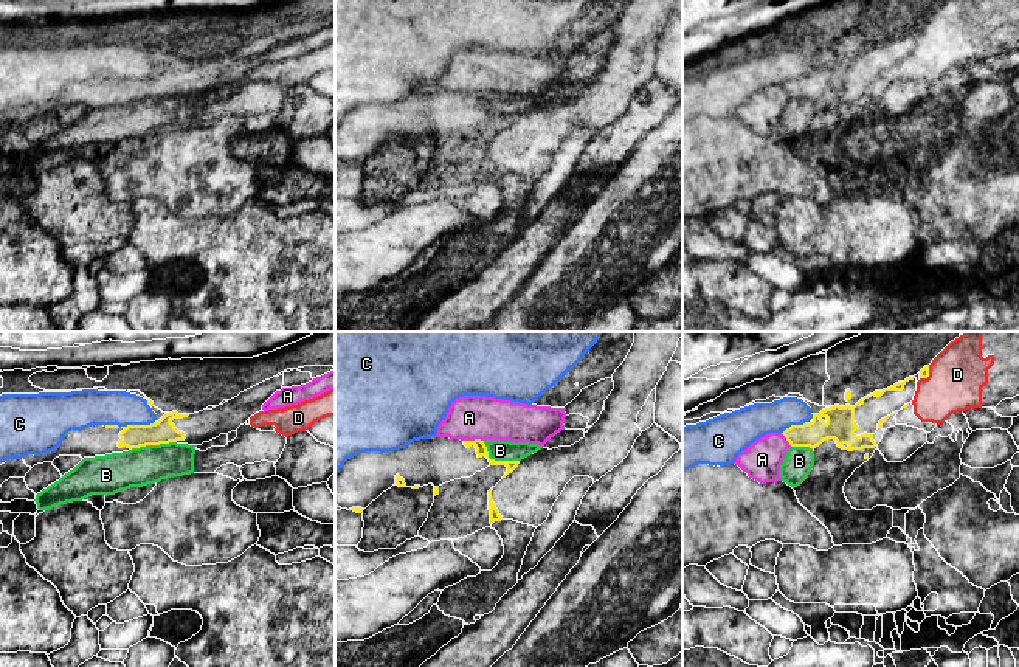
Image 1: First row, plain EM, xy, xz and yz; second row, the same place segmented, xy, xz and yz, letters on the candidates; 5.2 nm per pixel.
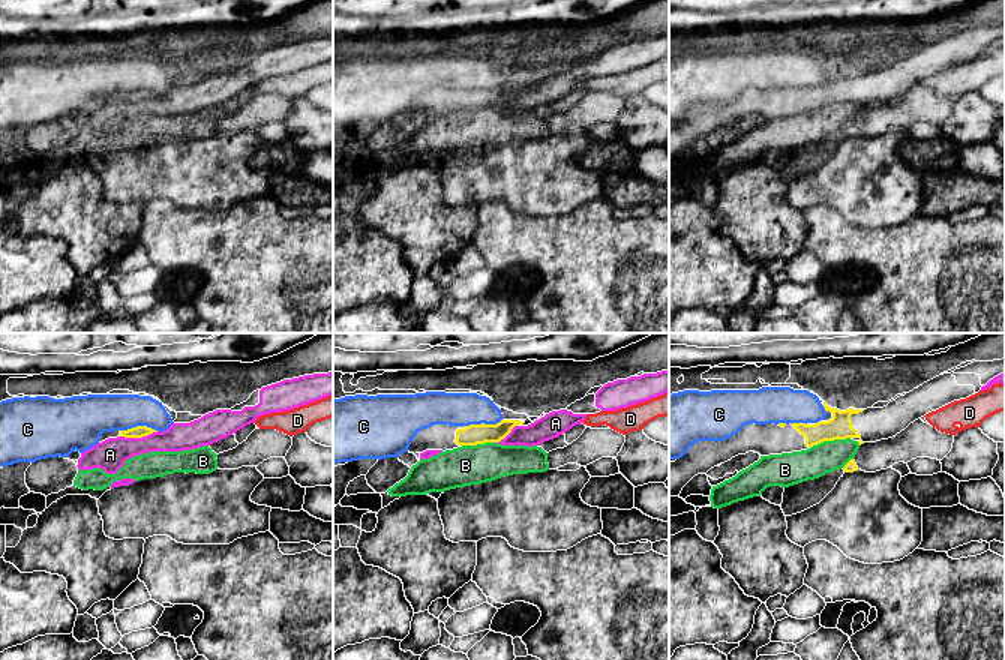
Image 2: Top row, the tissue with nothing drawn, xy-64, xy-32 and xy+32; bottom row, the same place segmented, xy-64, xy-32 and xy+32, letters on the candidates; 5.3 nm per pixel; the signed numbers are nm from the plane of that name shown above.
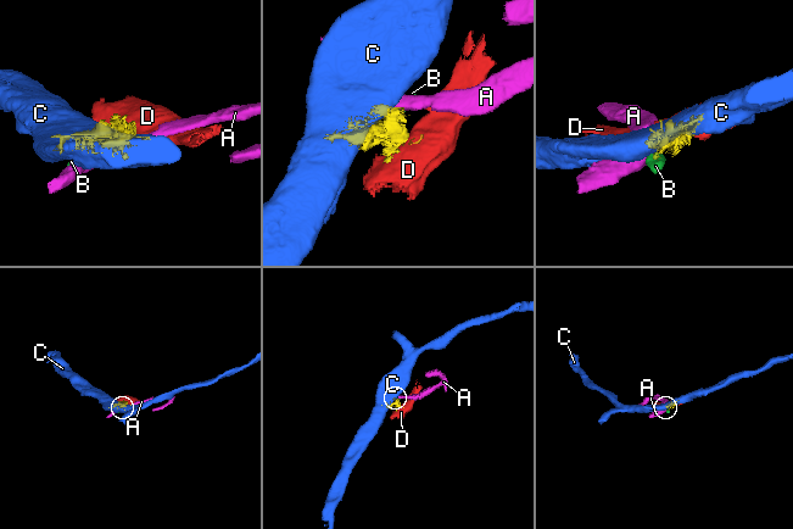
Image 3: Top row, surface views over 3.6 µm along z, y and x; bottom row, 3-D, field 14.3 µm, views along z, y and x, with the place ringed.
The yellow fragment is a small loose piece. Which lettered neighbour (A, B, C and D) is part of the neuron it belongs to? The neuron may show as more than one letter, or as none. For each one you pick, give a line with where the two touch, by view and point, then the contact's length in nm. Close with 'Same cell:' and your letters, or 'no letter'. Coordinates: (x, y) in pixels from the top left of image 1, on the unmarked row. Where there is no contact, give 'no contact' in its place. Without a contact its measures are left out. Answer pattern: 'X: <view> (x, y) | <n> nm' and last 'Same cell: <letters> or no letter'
Same cell: no letter

